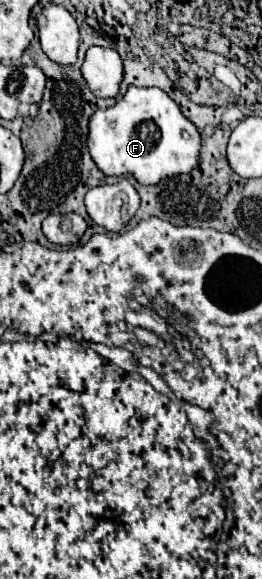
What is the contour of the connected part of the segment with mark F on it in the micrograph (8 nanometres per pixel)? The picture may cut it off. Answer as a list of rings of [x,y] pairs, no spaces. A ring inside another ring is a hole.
[[[129,86],[127,94],[117,100],[115,106],[107,110],[97,110],[93,114],[93,120],[89,122],[89,152],[107,176],[121,176],[131,174],[135,180],[143,186],[159,184],[161,180],[175,178],[179,174],[191,174],[199,166],[199,152],[201,152],[201,134],[197,126],[183,116],[179,106],[161,90],[161,88],[137,88]],[[183,132],[189,134],[189,138],[183,138]]]

